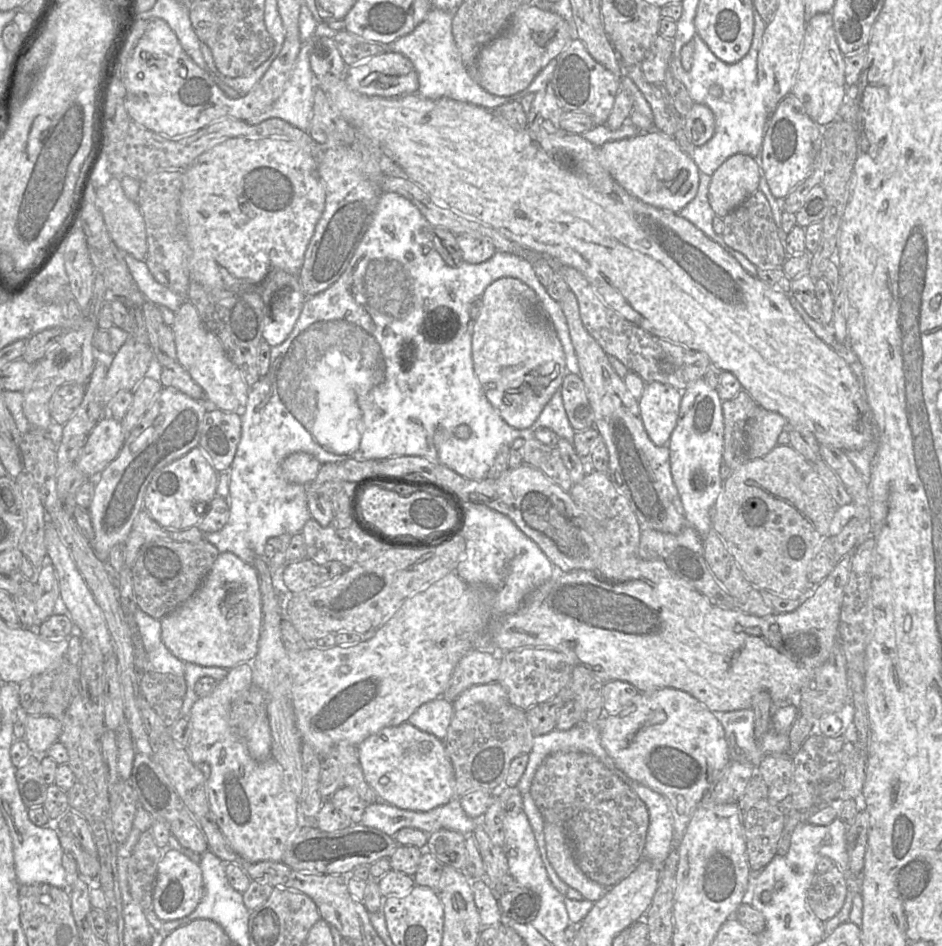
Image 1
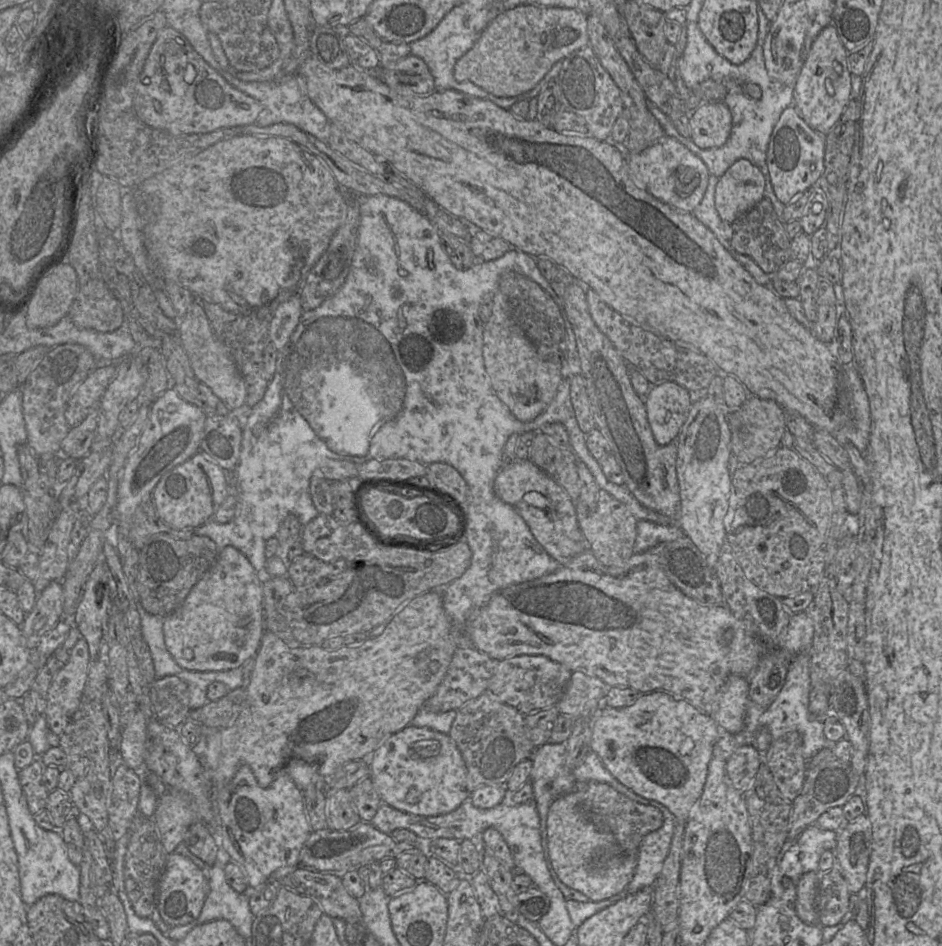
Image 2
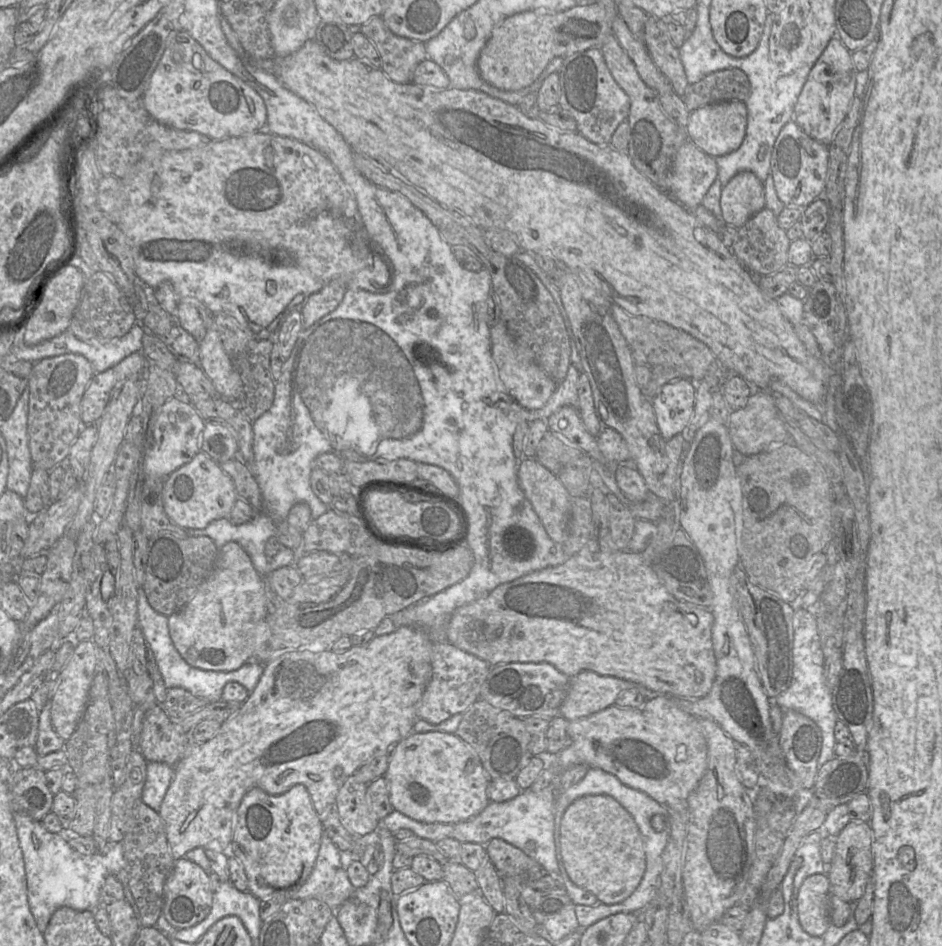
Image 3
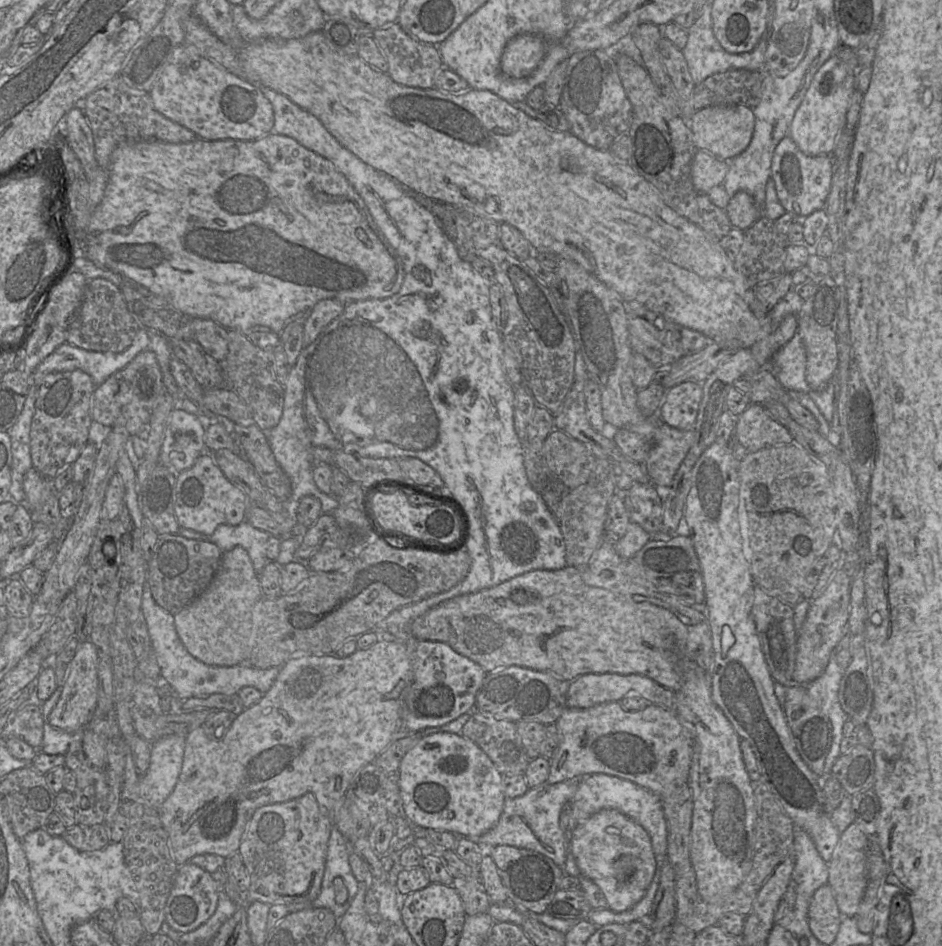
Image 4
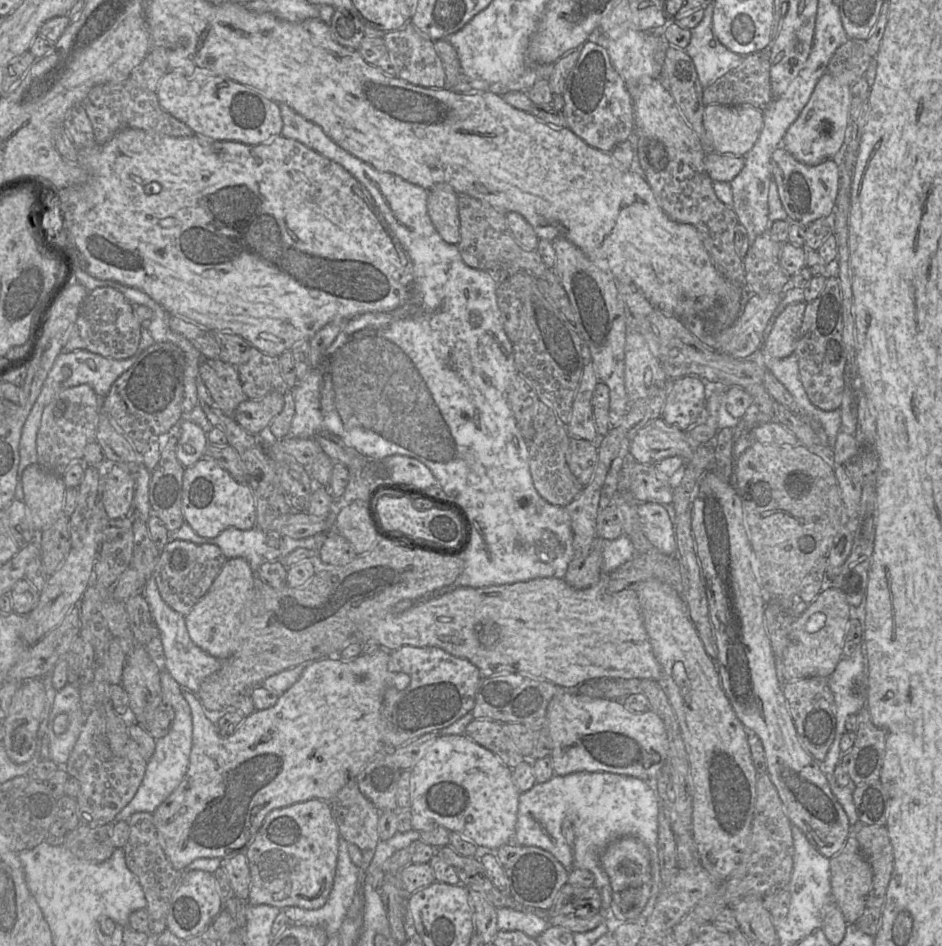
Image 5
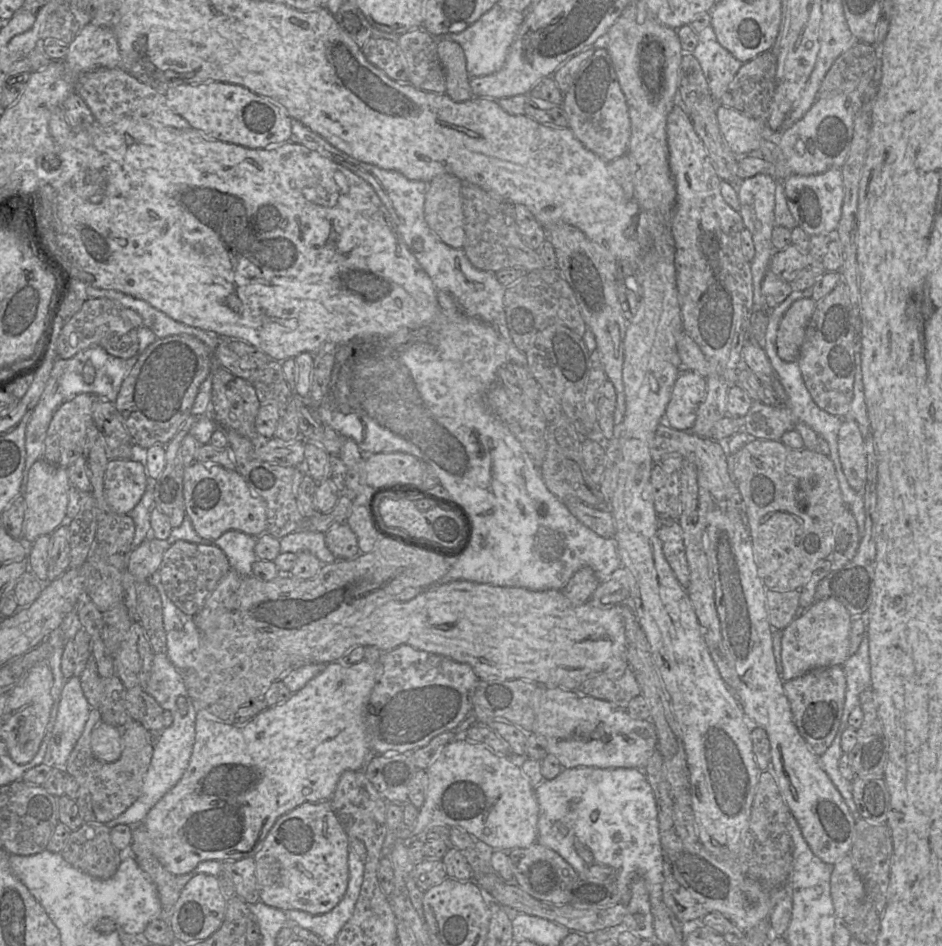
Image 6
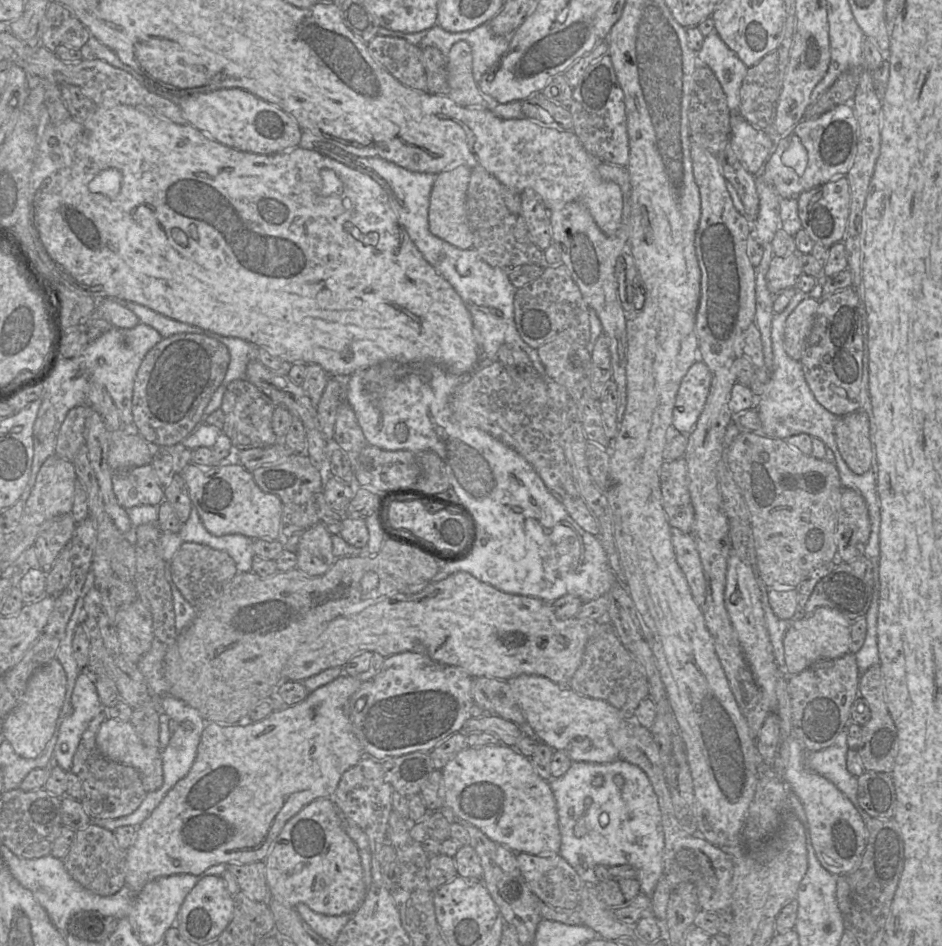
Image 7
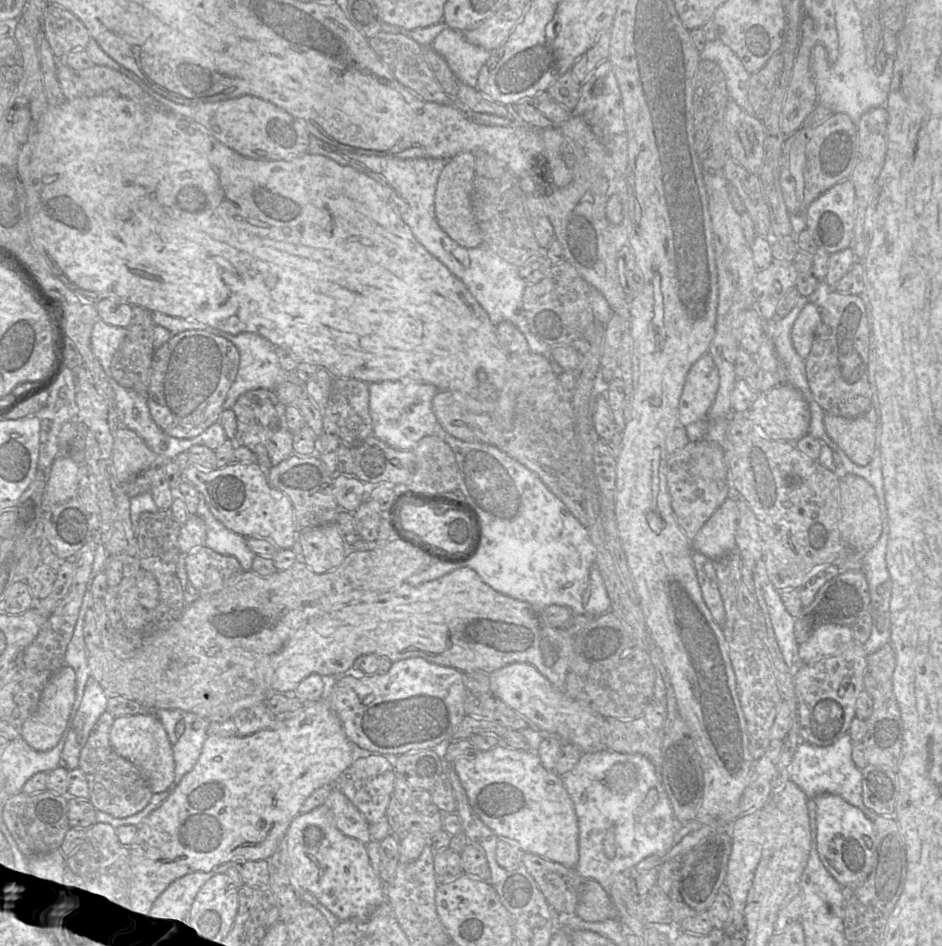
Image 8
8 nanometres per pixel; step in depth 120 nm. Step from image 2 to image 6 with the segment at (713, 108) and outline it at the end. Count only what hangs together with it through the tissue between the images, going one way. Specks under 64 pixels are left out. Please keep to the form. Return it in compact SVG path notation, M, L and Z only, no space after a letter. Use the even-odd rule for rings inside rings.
M722 105L716 109L716 118L723 139L736 156L762 158L758 148L760 142L764 140L761 131L766 121L748 117Z

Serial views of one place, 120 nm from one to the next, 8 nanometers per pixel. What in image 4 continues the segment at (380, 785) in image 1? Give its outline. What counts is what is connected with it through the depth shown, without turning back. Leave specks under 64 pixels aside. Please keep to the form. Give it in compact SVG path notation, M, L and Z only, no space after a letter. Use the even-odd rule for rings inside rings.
M460 733L424 736L403 757L398 773L405 815L423 828L477 839L498 823L503 812L503 775L475 742Z

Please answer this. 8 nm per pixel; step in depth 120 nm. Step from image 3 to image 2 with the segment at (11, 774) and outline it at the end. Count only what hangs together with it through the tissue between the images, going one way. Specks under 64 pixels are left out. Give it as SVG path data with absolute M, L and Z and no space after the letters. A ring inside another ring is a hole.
M36 757L28 766L18 770L20 785L30 813L33 816L42 810L46 810L49 792L42 784L42 776L45 767L41 758Z

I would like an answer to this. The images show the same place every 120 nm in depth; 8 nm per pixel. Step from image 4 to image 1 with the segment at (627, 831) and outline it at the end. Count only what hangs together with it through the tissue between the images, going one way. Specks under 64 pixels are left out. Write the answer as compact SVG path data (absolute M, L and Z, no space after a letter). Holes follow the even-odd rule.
M545 822L544 839L548 861L564 883L594 903L606 894L608 888L590 880L576 864L572 843L563 828Z

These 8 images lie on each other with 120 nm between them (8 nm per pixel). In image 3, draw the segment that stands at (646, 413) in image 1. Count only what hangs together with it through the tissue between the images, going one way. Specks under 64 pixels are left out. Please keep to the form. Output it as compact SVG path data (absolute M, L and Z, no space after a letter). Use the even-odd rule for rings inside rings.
M676 379L662 386L651 400L663 439L669 440L687 427L695 406L695 384L689 379Z

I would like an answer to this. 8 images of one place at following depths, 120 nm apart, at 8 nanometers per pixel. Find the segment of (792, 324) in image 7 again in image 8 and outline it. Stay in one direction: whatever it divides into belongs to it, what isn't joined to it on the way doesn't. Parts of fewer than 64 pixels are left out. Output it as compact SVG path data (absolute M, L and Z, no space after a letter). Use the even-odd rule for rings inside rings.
M807 303L800 311L791 330L794 349L802 359L806 359L812 347L814 335L820 321L820 309Z

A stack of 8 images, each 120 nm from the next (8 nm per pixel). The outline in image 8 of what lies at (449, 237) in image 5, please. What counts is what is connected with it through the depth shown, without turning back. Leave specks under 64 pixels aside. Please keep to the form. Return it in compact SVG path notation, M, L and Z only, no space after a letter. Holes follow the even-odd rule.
M461 152L449 159L438 178L435 192L435 216L439 226L452 240L465 248L475 248L483 243L483 234L471 201L475 164L476 156L473 152Z

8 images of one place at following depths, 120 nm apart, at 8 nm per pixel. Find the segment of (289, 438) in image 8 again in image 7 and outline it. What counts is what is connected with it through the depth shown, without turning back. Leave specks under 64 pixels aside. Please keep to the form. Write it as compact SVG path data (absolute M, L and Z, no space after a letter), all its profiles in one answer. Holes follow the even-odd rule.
M244 380L232 381L223 395L220 410L224 414L221 433L228 436L236 450L264 448L281 441L272 428L272 416L276 405L255 385Z

